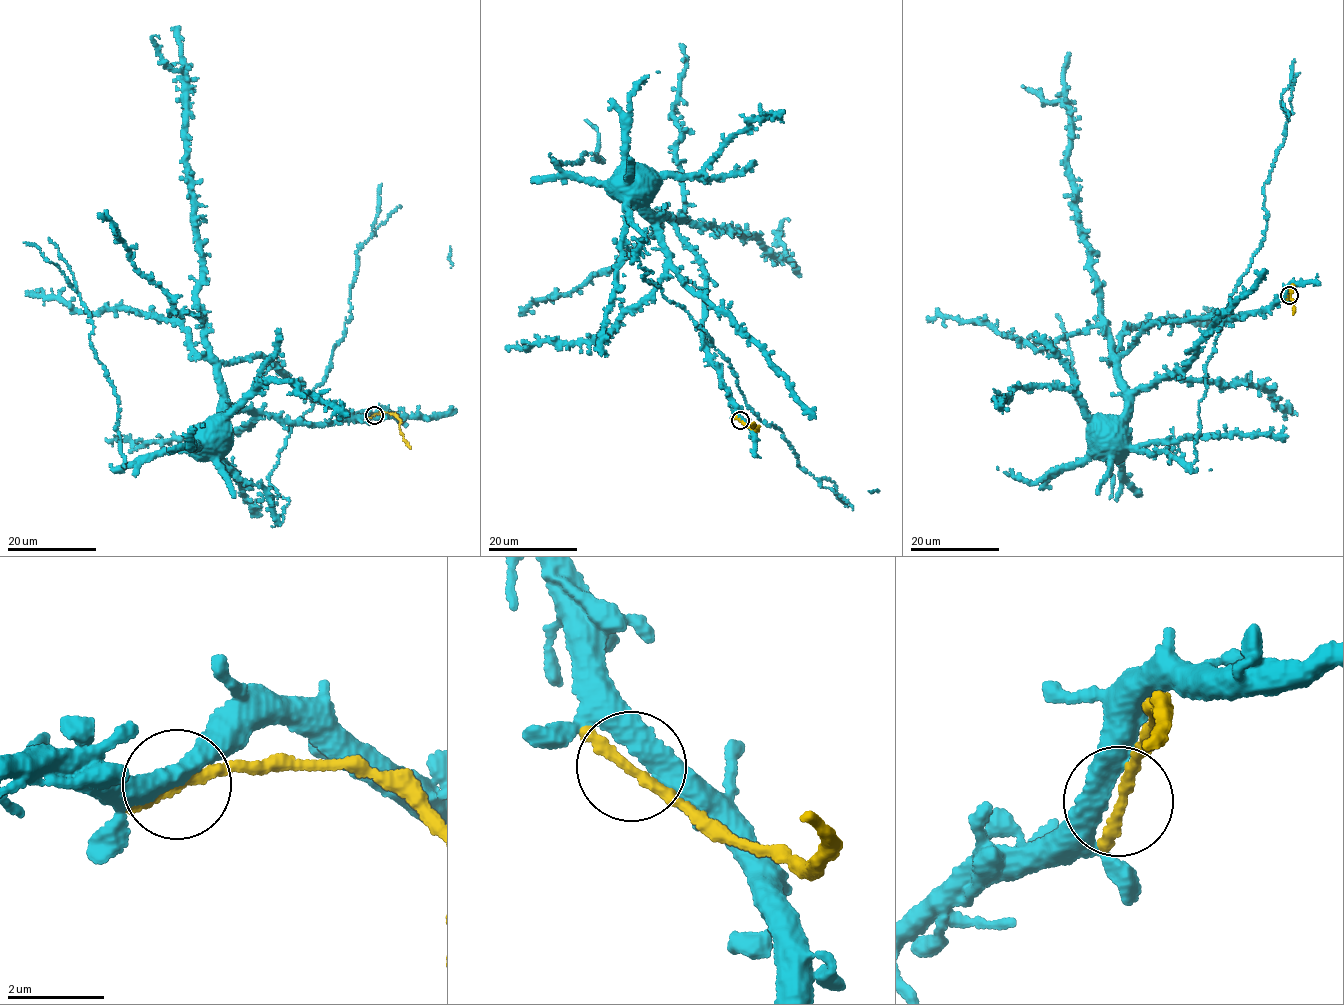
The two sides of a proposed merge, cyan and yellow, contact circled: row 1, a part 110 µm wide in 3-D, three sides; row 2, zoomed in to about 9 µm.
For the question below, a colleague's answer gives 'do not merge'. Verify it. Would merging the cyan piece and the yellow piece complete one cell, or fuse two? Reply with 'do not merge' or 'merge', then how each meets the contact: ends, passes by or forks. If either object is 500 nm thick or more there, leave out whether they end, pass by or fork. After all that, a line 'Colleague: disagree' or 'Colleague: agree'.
do not merge | cyan passes by | yellow ends
Colleague: agree

